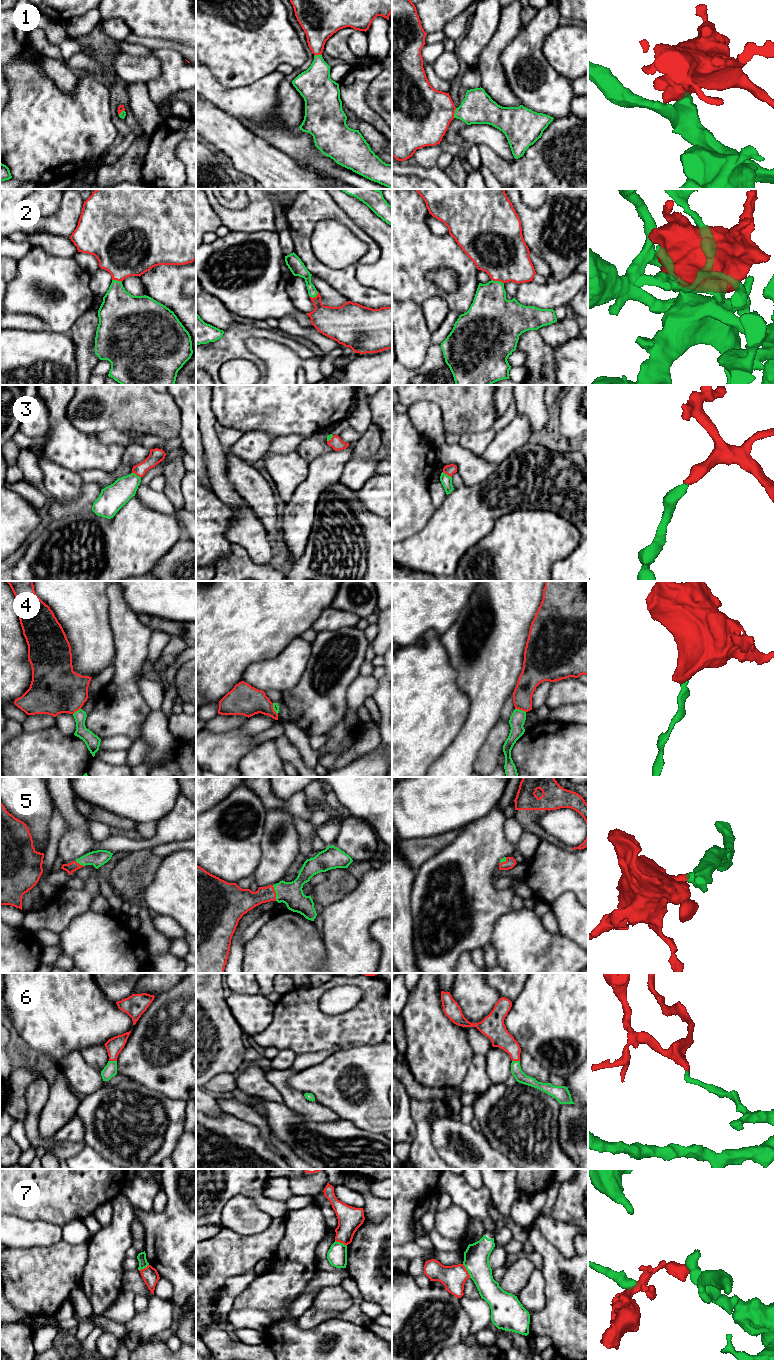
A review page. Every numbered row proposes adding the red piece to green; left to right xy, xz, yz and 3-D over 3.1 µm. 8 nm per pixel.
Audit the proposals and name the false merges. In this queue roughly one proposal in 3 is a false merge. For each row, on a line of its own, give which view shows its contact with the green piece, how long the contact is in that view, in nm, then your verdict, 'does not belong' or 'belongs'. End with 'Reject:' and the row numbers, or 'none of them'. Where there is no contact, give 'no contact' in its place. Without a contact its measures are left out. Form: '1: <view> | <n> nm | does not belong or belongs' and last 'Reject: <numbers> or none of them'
1: yz | 80 nm | belongs
2: yz | 110 nm | belongs
3: yz | 90 nm | belongs
4: yz | 90 nm | does not belong
5: xz | 130 nm | belongs
6: xy | 60 nm | belongs
7: yz | 130 nm | does not belong
Reject: 4, 7

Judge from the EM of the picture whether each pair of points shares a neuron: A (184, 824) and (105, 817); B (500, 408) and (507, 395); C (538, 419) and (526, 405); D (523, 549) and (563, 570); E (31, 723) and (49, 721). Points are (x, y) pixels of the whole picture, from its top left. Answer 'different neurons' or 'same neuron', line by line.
A: different neurons
B: same neuron
C: same neuron
D: different neurons
E: same neuron

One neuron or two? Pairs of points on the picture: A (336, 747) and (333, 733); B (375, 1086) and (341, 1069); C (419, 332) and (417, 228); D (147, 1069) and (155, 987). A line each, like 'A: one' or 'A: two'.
A: one
B: one
C: two
D: two

